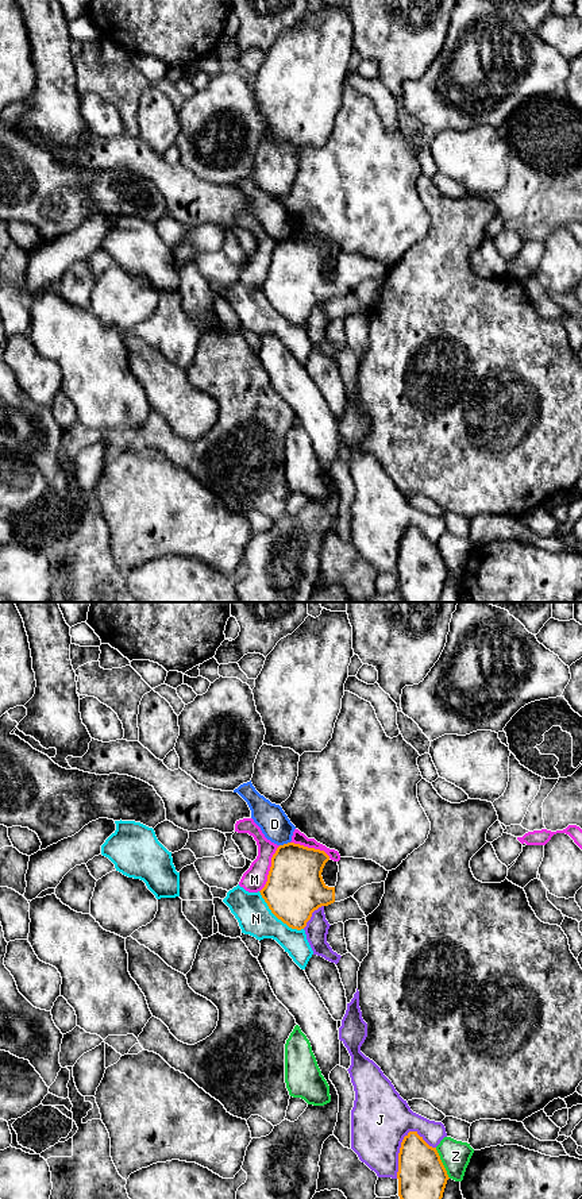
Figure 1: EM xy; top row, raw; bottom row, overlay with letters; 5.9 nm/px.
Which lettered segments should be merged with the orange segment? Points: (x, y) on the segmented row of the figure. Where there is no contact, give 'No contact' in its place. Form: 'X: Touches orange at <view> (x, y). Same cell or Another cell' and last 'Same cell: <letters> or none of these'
D: Touches orange at xy (284, 844). Another cell
J: Touches orange at xy (400, 1152). Another cell
M: Touches orange at xy (270, 868). Another cell
N: Touches orange at xy (277, 917). Another cell
Z: Touches orange at xy (442, 1163). Another cell
Same cell: none of these

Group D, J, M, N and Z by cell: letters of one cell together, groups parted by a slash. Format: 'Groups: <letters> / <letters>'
Groups: D / J / M / N / Z

